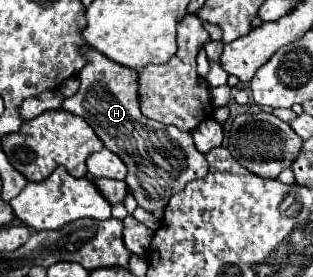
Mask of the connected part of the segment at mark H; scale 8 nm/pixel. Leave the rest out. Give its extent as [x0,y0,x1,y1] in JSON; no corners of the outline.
[61,48,209,212]

